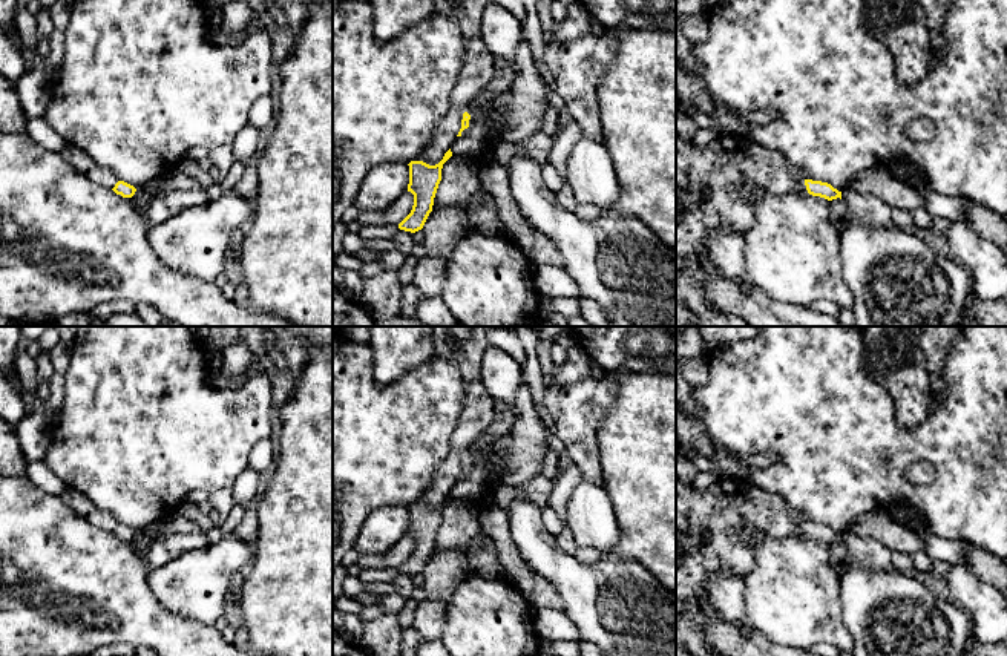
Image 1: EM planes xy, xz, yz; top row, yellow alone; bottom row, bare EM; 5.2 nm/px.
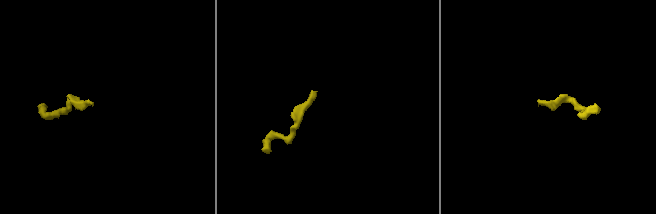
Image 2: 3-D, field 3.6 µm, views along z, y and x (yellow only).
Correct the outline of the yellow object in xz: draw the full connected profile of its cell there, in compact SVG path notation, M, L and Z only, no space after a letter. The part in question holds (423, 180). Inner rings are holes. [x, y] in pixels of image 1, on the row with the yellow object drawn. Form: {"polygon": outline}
{"polygon": "M451 149L443 159L429 166L423 161L411 161L408 192L414 195L411 213L399 224L400 230L415 233L423 228L429 213L432 212L434 198L441 181L443 164L452 156Z"}

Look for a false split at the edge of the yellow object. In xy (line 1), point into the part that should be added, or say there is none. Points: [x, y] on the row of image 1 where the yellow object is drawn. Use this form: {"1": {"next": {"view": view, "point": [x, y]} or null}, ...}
{"1": {"next": null}}

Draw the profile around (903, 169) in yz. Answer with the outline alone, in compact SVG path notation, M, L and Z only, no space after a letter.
M901 156L887 166L889 172L901 181L914 185L927 185L921 170L906 156Z

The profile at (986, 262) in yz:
M963 218L952 221L944 233L949 256L959 262L972 279L972 299L995 300L1007 296L1007 254L981 238Z

